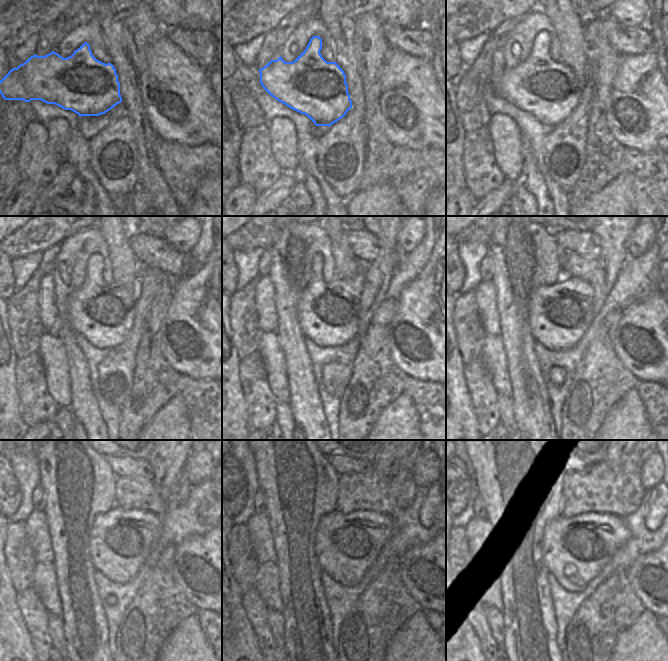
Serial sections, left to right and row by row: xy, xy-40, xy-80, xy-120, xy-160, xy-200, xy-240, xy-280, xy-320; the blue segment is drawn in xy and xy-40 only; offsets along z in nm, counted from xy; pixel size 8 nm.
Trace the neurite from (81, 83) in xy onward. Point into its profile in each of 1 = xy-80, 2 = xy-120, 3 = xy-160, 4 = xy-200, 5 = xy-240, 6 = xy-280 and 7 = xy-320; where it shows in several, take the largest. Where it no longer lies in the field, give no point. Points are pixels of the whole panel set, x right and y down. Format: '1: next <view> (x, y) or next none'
1: next xy-80 (549, 90)
2: next xy-120 (103, 313)
3: next xy-160 (328, 313)
4: next xy-200 (559, 315)
5: next xy-240 (120, 541)
6: next xy-280 (346, 545)
7: next xy-320 (575, 550)

